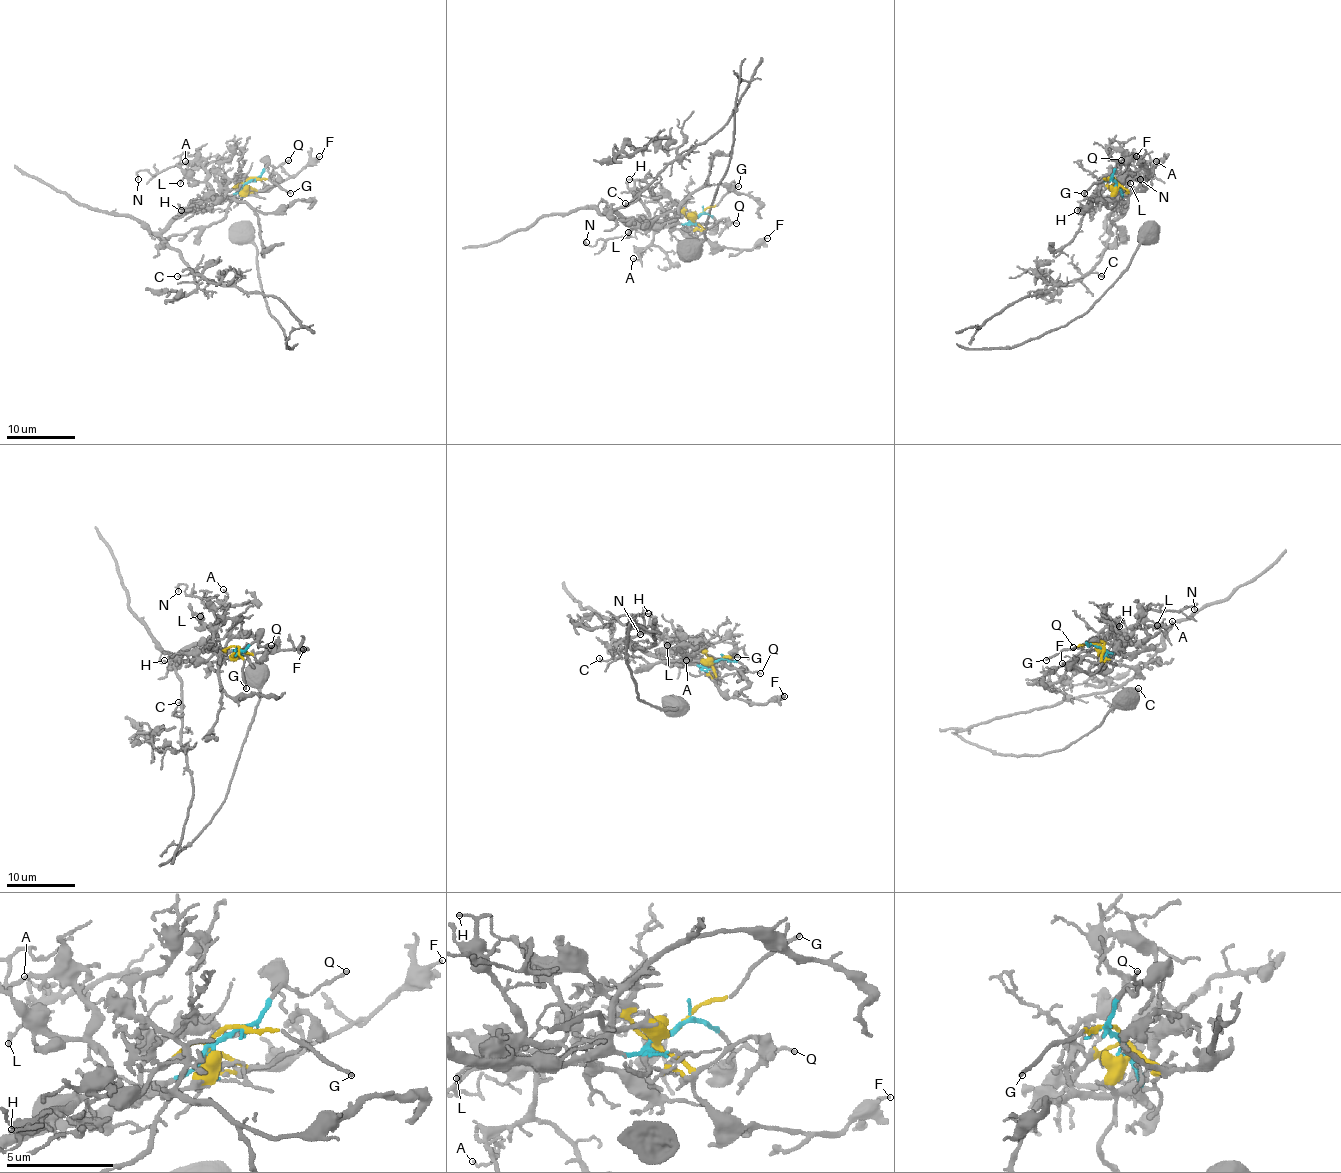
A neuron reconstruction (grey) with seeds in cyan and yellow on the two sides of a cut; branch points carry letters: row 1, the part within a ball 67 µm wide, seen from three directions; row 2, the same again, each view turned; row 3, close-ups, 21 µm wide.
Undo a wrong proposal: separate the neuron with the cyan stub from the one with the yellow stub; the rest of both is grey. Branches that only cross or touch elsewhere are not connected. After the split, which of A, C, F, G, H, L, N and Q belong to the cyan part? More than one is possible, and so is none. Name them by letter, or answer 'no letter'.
A, C, H, L, N, Q

